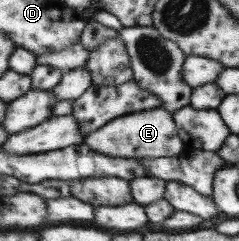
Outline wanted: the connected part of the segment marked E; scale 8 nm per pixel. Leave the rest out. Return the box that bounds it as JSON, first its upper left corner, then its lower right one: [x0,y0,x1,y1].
[85,109,185,157]

